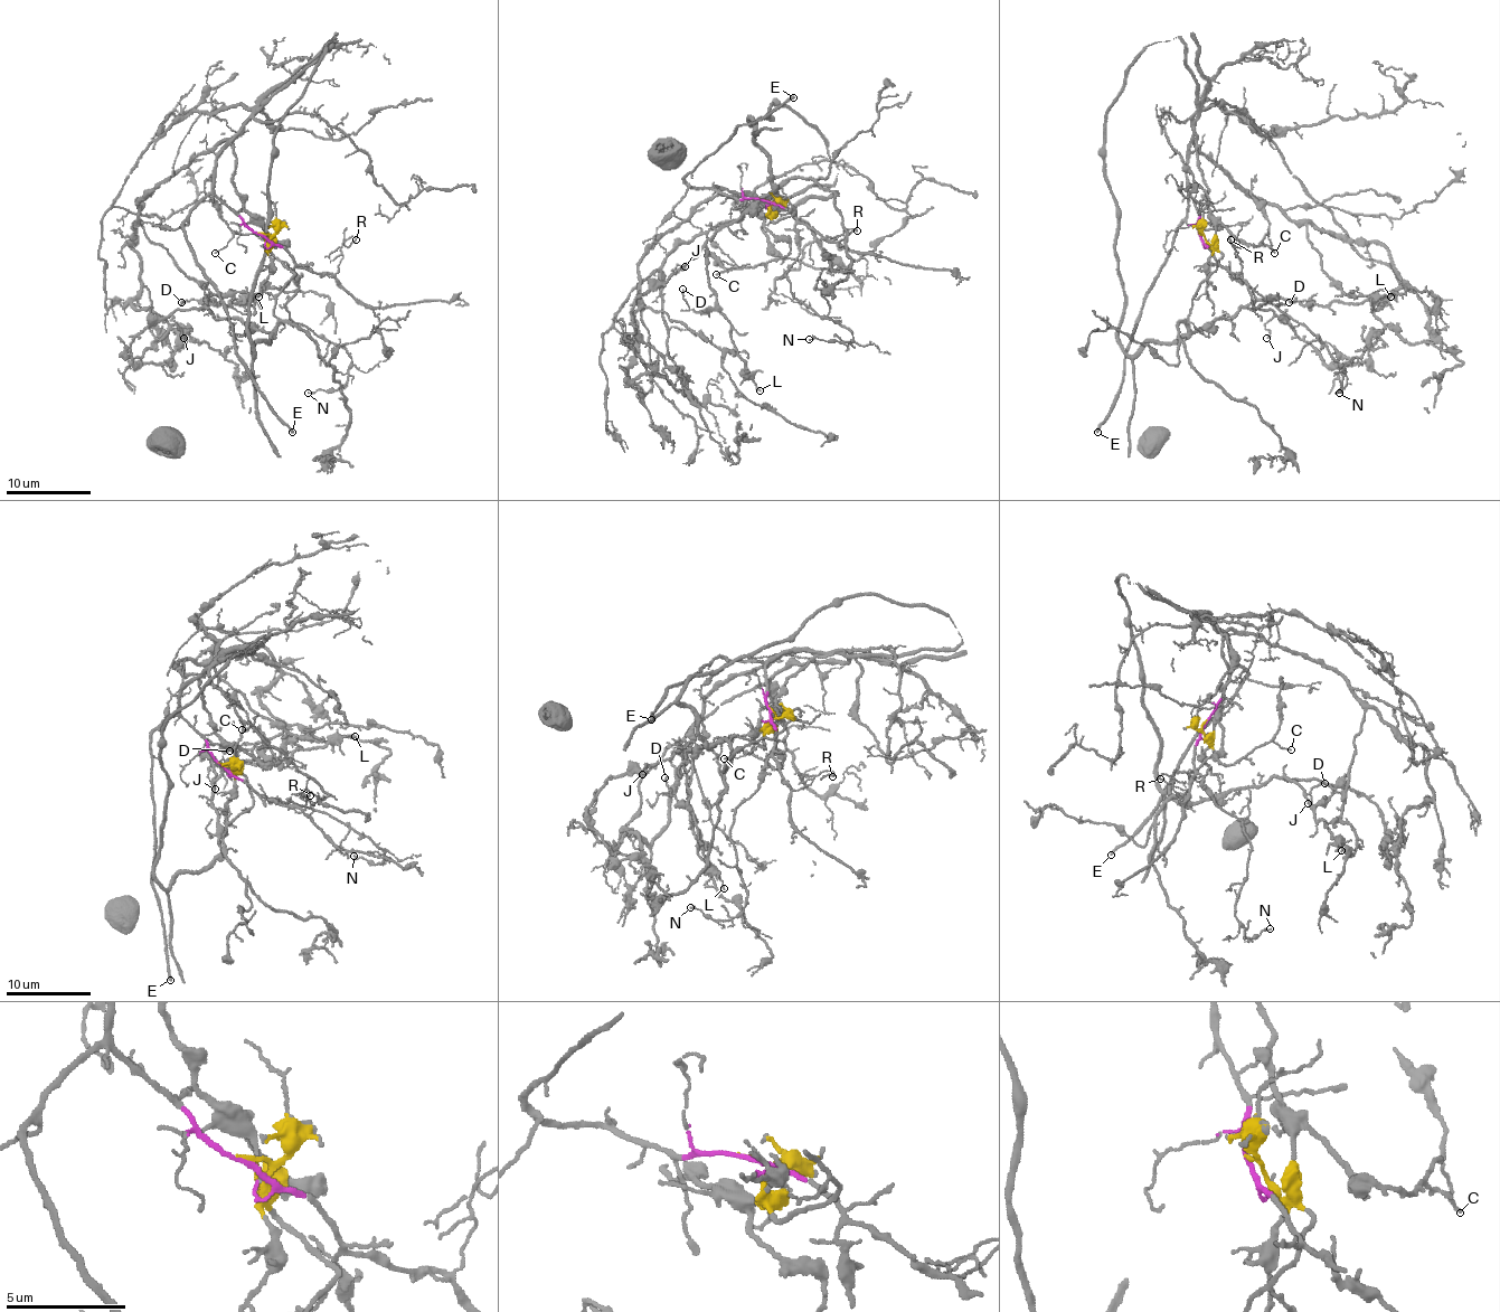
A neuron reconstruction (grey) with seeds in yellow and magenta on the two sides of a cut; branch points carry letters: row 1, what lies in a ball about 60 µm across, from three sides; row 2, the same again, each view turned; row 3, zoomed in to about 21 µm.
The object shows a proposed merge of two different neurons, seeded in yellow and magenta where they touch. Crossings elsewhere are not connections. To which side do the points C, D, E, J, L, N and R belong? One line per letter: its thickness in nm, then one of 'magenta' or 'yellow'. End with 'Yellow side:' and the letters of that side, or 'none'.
C: 110 nm thick; yellow
D: 120 nm thick; yellow
E: 200 nm thick; magenta
J: 110 nm thick; yellow
L: 130 nm thick; yellow
N: 150 nm thick; magenta
R: 90 nm thick; magenta
Yellow side: C, D, J, L

